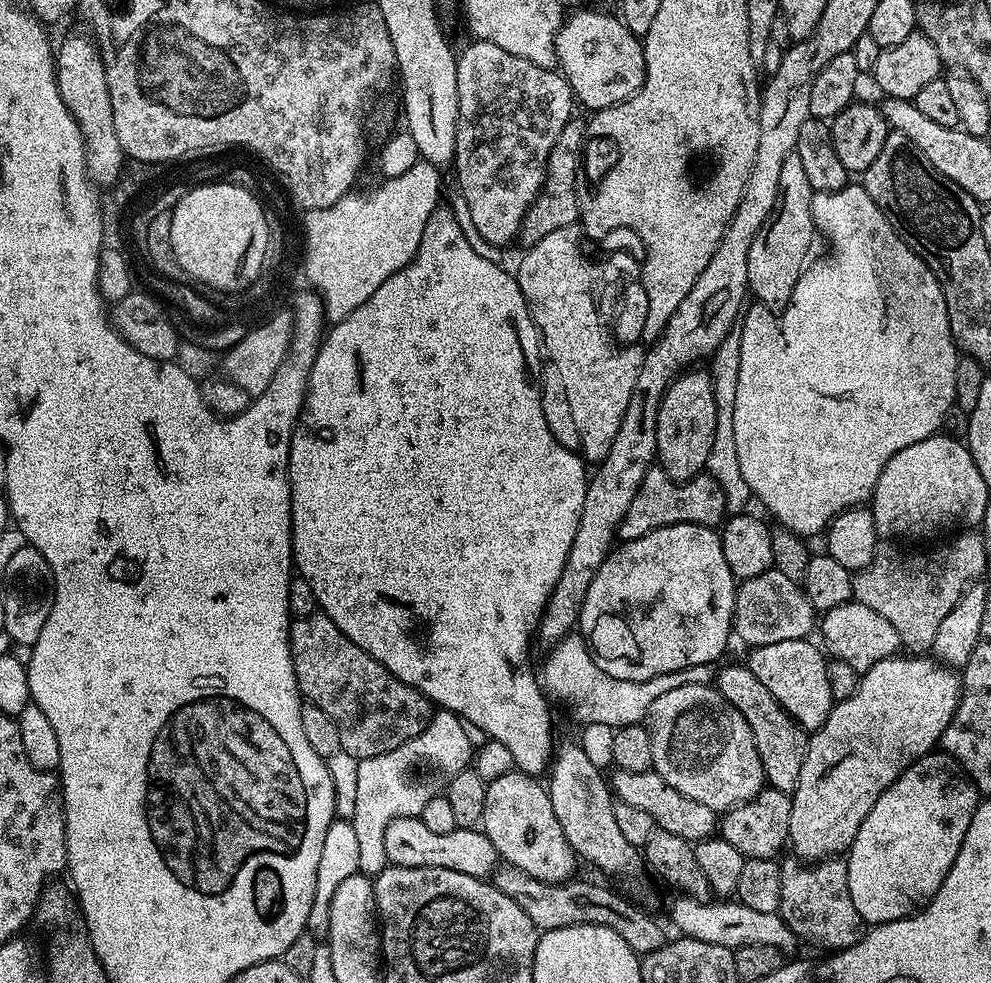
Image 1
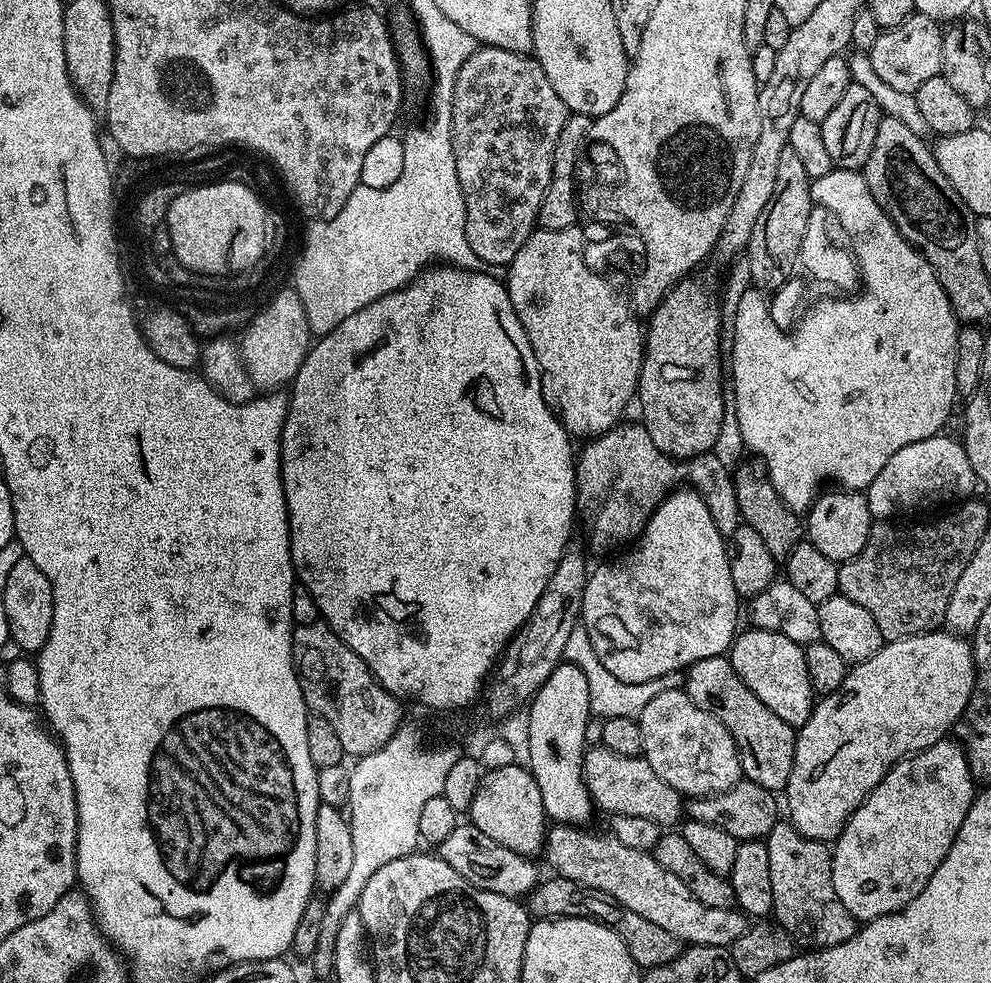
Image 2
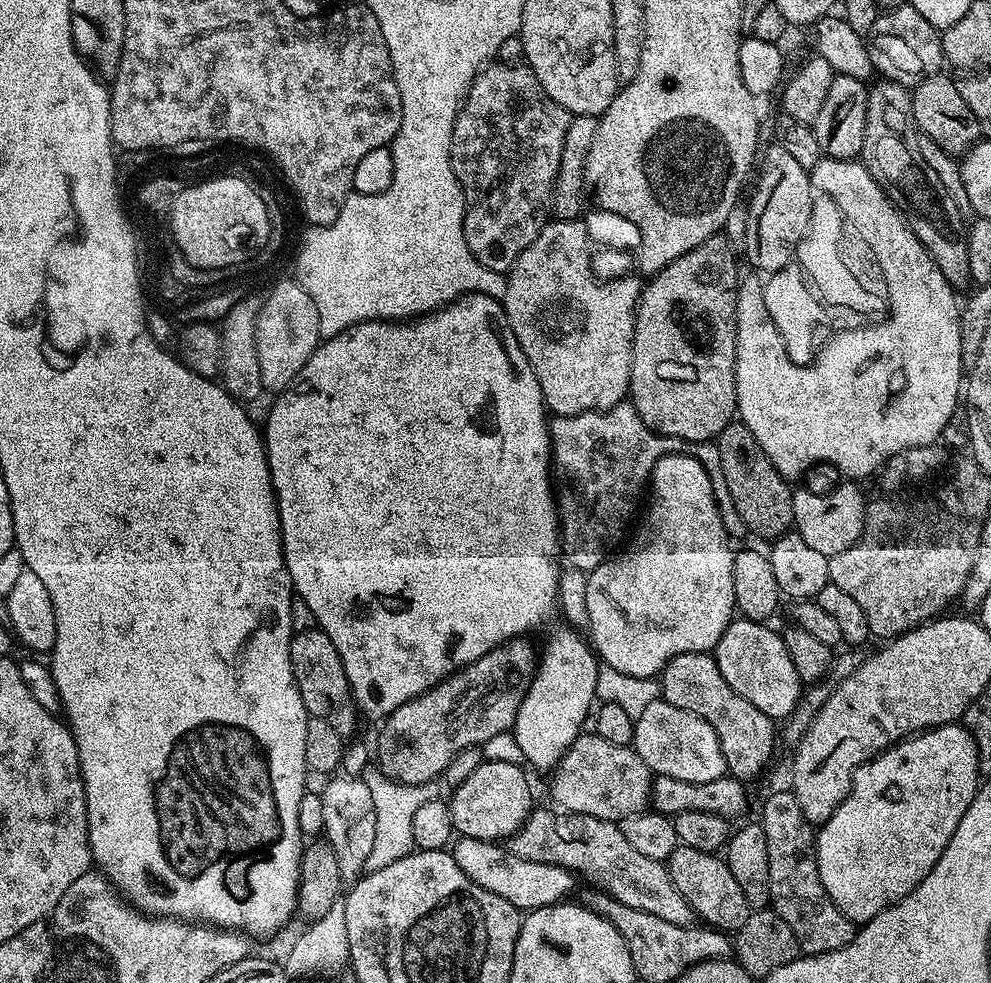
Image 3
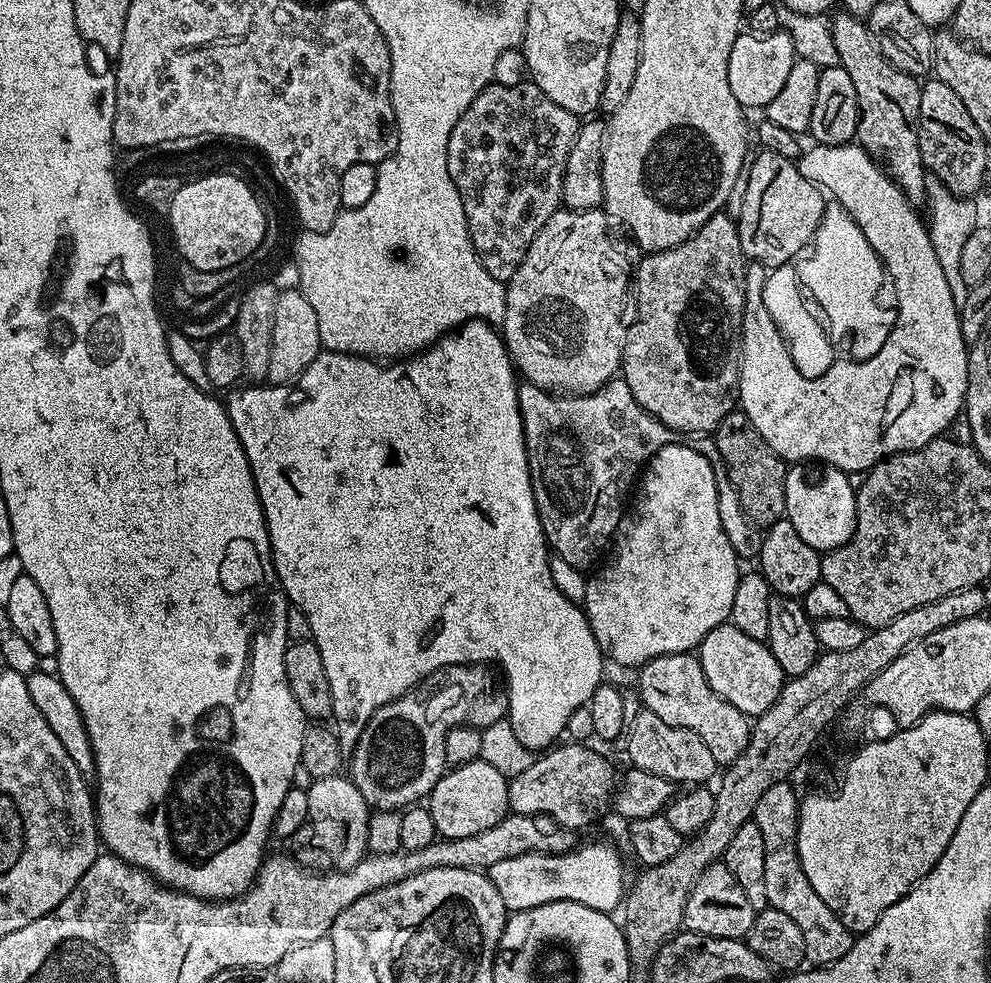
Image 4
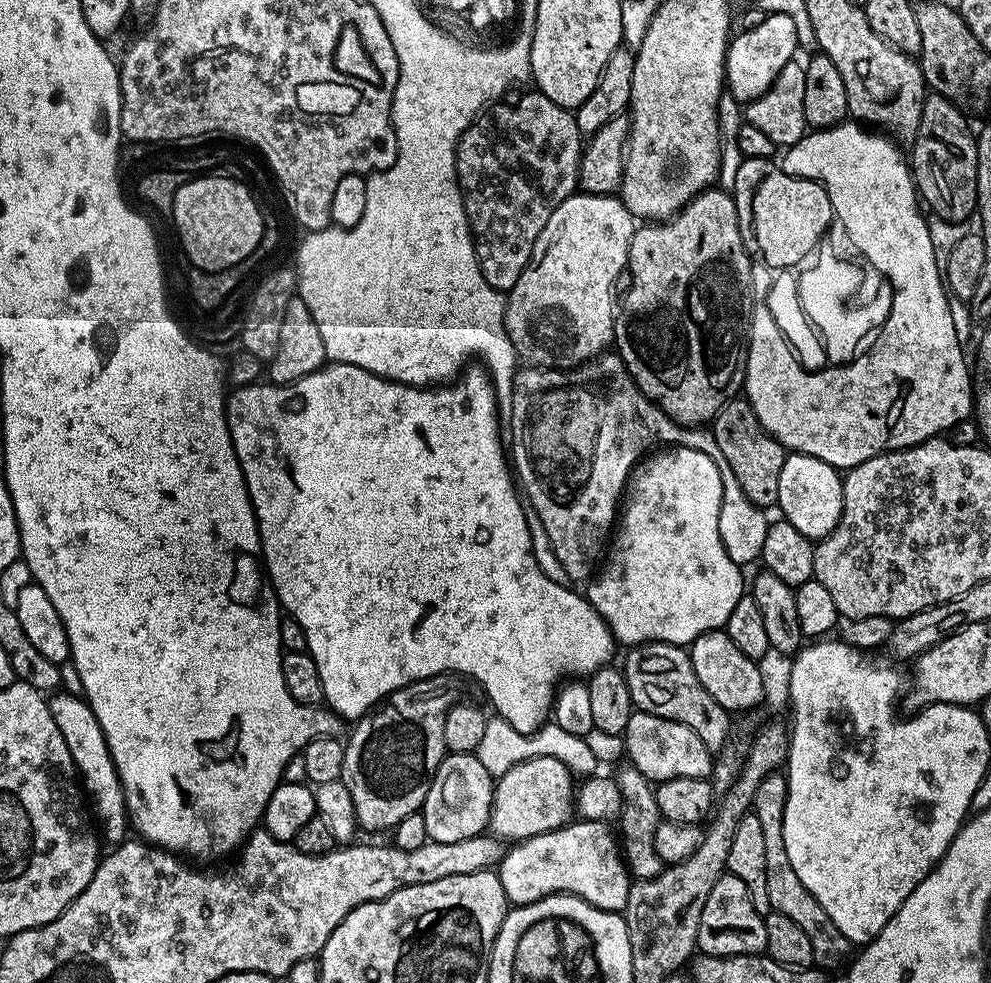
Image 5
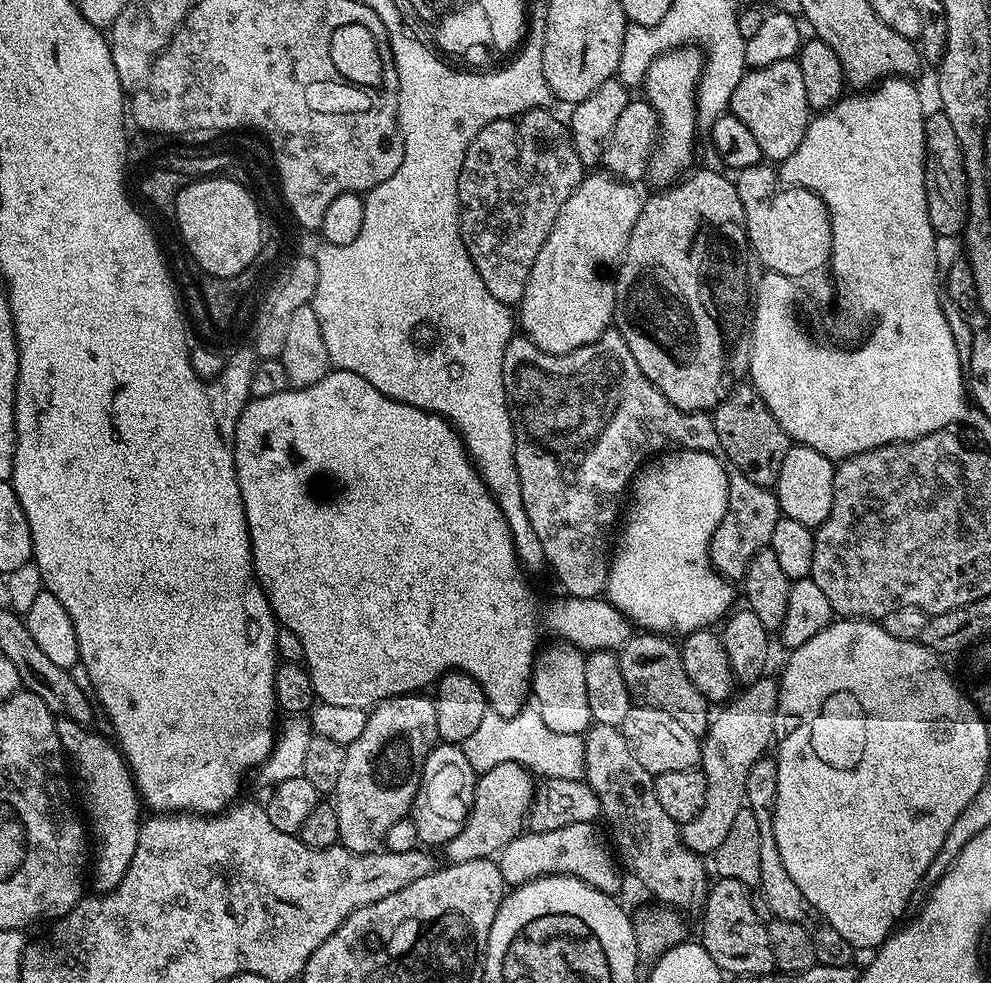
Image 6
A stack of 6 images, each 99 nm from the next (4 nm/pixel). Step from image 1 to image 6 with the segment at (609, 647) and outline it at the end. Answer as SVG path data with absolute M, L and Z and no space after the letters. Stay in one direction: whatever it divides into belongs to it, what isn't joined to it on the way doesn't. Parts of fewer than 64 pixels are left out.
M668 450L653 455L633 476L630 500L631 496L632 505L626 508L628 521L612 548L605 597L631 623L654 634L685 636L707 629L715 620L723 621L733 607L733 585L713 568L708 557L710 538L718 522L722 522L722 514L726 514L728 501L728 479L722 461L691 450Z

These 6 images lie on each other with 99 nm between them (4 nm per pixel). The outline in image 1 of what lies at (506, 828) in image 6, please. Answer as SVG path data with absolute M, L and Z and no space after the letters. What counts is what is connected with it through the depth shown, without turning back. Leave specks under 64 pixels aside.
M616 768L610 776L611 790L616 800L629 803L642 809L662 830L670 830L670 834L678 834L678 838L689 842L699 842L708 839L718 828L718 814L705 806L703 802L694 802L694 798L686 798L686 794L678 794L666 778L662 778L654 770L646 772L631 772Z

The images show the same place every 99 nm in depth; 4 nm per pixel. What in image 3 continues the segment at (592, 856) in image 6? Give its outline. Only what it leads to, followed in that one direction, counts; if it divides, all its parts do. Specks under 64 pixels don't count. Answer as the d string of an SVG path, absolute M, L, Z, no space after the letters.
M461 837L455 841L452 853L459 868L472 882L492 894L498 894L521 910L542 908L563 901L576 882L575 875L565 868L550 863L530 862L495 841Z

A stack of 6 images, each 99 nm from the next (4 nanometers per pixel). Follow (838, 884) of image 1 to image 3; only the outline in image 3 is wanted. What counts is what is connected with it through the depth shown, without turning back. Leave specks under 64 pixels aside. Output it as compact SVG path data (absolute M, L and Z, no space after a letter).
M784 790L784 792L776 792L764 804L764 809L761 810L758 816L758 823L766 830L766 851L770 853L770 894L768 899L770 901L771 911L778 914L778 918L782 918L782 922L786 922L786 926L790 926L790 930L794 930L794 938L796 939L797 949L805 956L817 956L818 954L826 954L834 950L842 950L849 942L855 938L858 931L857 925L846 918L846 914L842 914L842 910L838 910L838 906L834 906L834 902L826 894L826 890L820 881L818 874L818 862L816 861L816 832L813 825L808 823L808 820L802 814L802 806L798 806L798 798L791 790Z

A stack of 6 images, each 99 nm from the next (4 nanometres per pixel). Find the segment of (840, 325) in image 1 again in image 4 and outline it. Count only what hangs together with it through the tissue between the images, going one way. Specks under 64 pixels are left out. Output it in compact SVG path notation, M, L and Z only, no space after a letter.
M813 143L811 147L805 147L796 160L802 178L823 189L848 211L854 222L858 222L864 237L872 241L873 250L882 254L883 263L894 277L894 291L902 303L895 324L883 337L884 345L873 356L860 361L837 359L821 377L811 380L795 369L783 334L763 305L765 277L761 265L749 263L744 269L746 306L740 334L738 404L750 422L754 422L754 430L766 438L766 446L770 446L770 450L774 450L774 454L778 454L785 462L825 460L825 465L840 468L843 472L863 474L887 456L912 452L945 435L944 424L954 423L956 415L959 417L964 407L970 348L962 338L960 313L954 306L941 263L931 245L929 225L923 219L920 221L916 213L919 211L906 199L902 189L859 143Z

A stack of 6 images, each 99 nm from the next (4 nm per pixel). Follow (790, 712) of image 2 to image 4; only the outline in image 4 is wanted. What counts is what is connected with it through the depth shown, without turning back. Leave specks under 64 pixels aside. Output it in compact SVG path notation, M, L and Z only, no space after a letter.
M730 622L714 626L714 630L702 638L698 655L702 674L706 674L706 682L710 682L710 690L726 698L726 702L738 706L738 710L742 710L742 714L749 718L761 716L770 710L784 689L784 671L782 666L778 666L778 658L774 658L767 643L750 638L750 634L742 634L742 630Z

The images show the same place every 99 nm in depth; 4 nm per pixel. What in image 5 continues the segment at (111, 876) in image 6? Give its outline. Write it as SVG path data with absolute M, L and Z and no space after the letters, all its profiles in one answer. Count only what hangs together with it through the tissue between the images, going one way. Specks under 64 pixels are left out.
M57 690L47 697L47 701L50 714L54 714L54 722L58 722L58 730L66 742L66 750L70 750L70 758L76 767L83 791L90 801L95 823L103 839L108 839L109 845L115 846L129 835L130 825L124 791L118 778L118 770L114 766L114 758L110 758L110 746L106 746L102 726L98 726L98 718L94 718L94 710L90 710L84 696Z

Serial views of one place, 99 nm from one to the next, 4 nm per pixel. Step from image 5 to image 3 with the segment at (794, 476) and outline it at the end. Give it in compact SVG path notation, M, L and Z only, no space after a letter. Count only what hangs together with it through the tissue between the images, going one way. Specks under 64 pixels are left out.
M842 482L837 488L829 492L800 492L793 491L792 501L794 502L794 518L792 519L794 531L807 542L812 549L819 550L822 555L829 557L834 554L842 554L842 550L850 550L860 541L860 535L864 533L864 509L866 507L866 496L863 496L852 482Z

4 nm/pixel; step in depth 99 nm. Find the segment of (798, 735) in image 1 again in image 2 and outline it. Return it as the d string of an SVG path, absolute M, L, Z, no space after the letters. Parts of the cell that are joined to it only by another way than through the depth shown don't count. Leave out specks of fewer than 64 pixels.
M723 655L694 662L686 669L683 691L688 693L694 706L714 714L714 718L730 730L744 771L743 779L771 792L783 793L794 766L797 729L782 722L782 718L778 718L778 714L774 714L774 710L770 710L770 706L742 682L742 678L738 678L731 659Z

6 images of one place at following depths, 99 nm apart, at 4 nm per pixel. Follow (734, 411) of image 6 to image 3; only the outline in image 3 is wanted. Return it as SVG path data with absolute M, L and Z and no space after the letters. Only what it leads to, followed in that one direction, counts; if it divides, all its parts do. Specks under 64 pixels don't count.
M733 422L721 430L714 443L718 446L718 454L722 454L722 474L726 477L726 487L730 490L730 498L734 498L734 507L742 517L745 529L749 533L761 536L765 542L777 540L793 527L794 502L792 501L793 485L766 458L762 446L758 446L758 438L750 434L750 430L742 422Z

